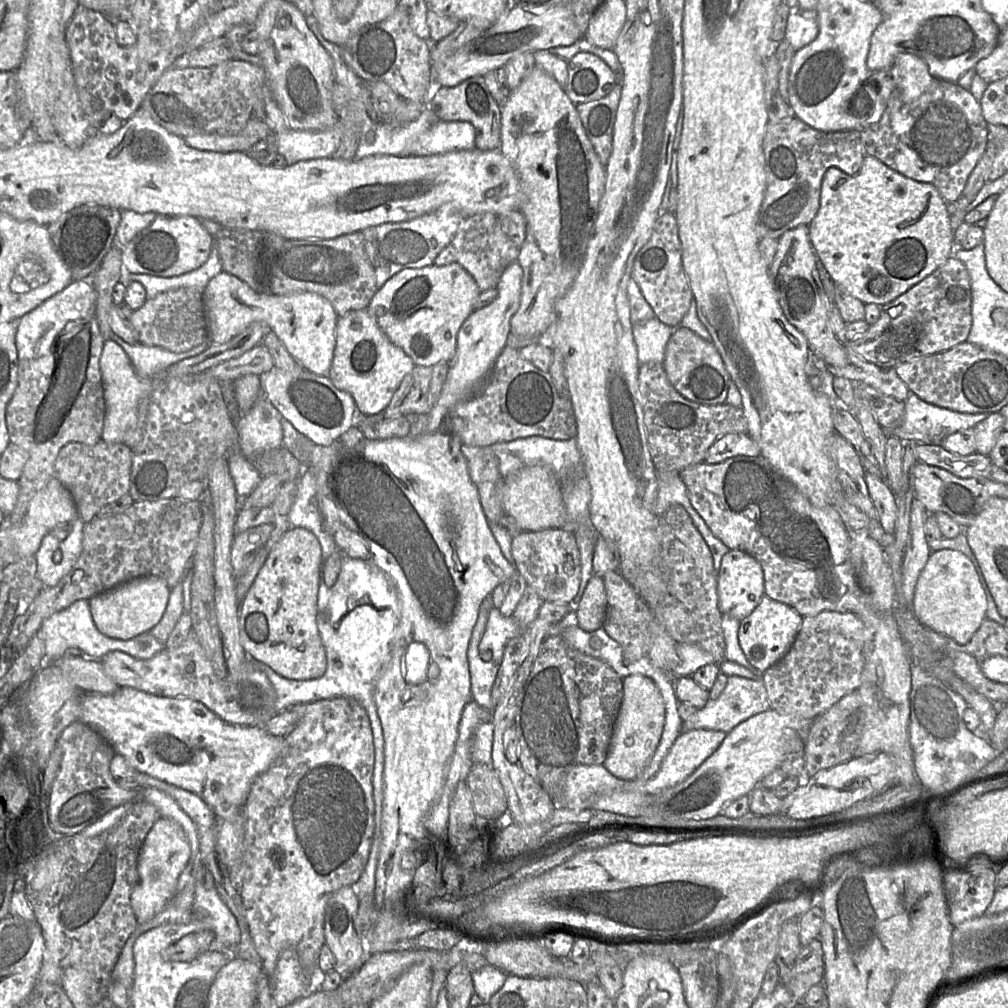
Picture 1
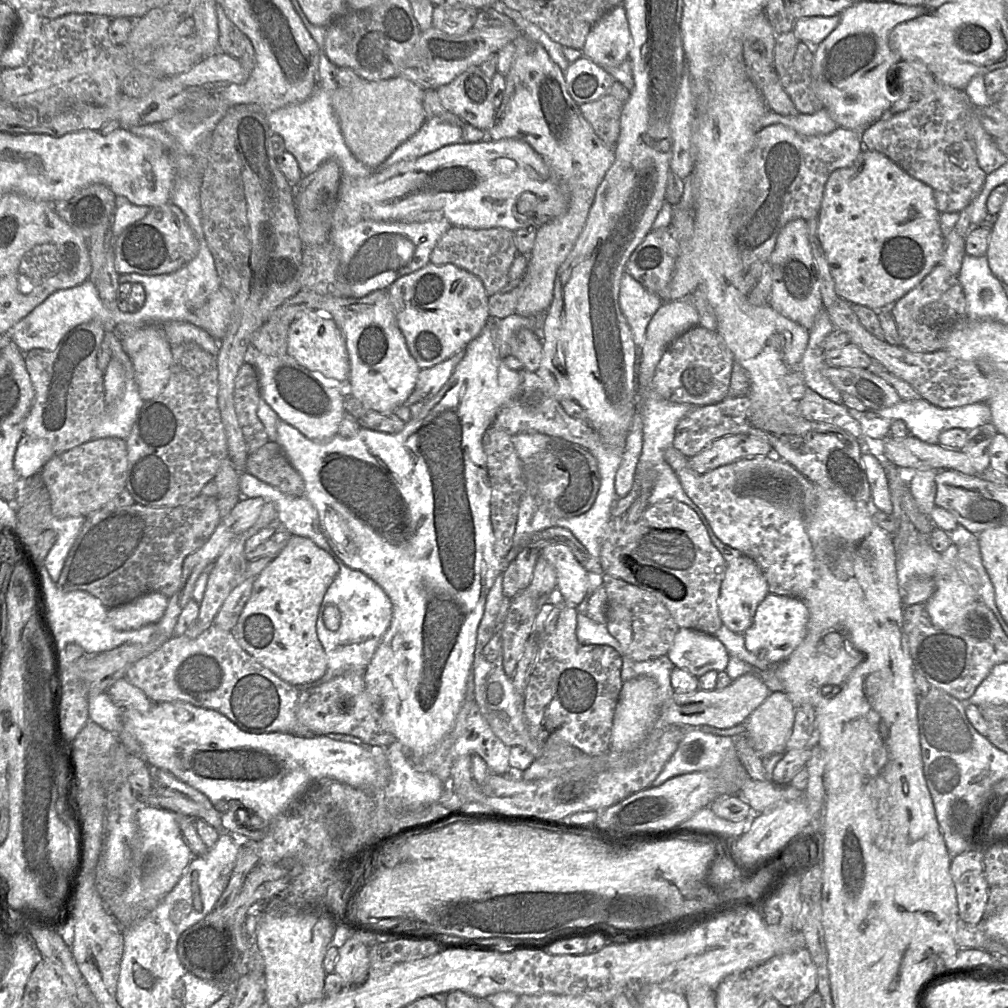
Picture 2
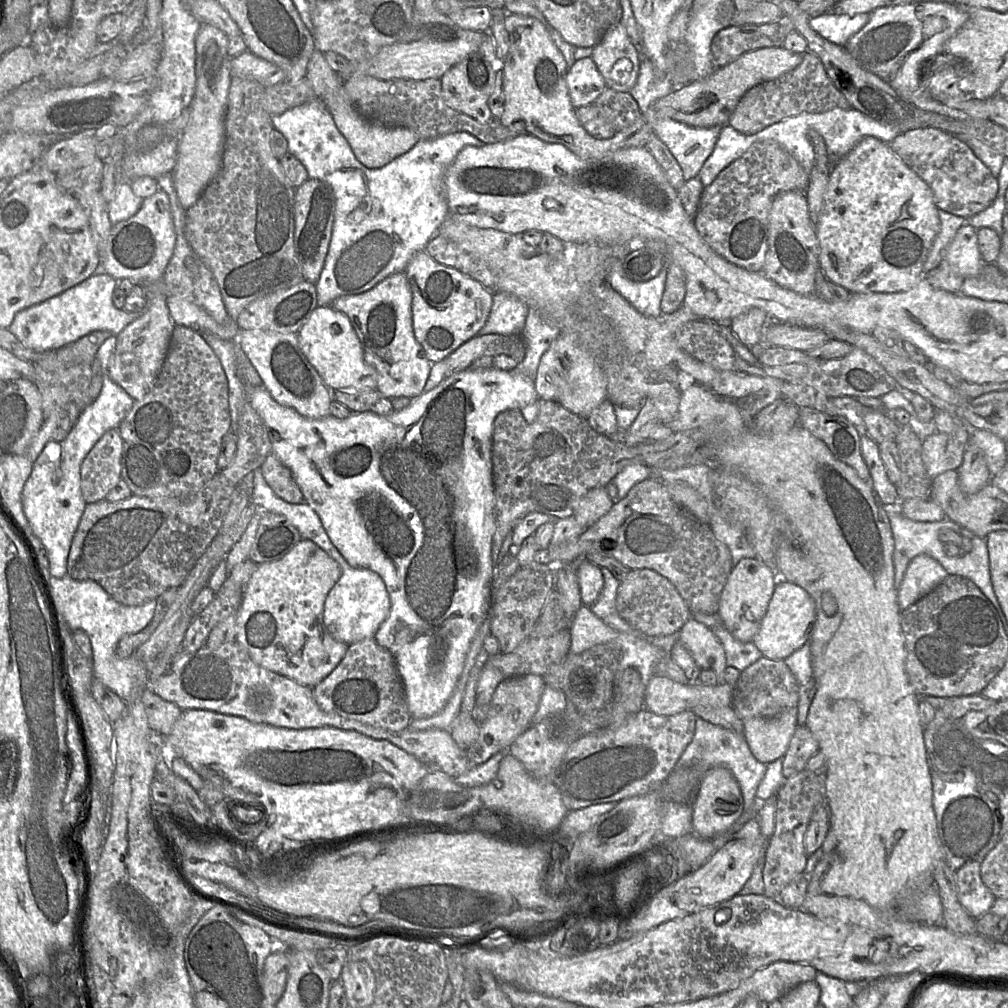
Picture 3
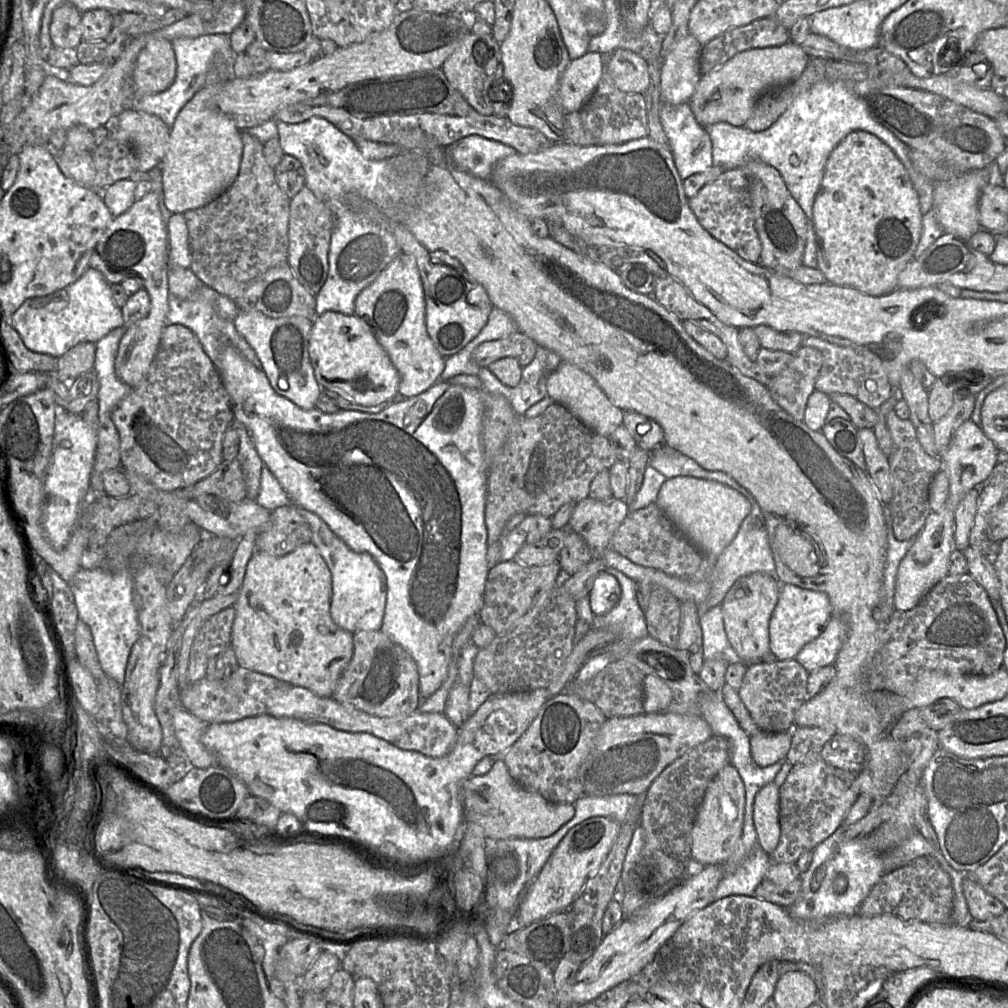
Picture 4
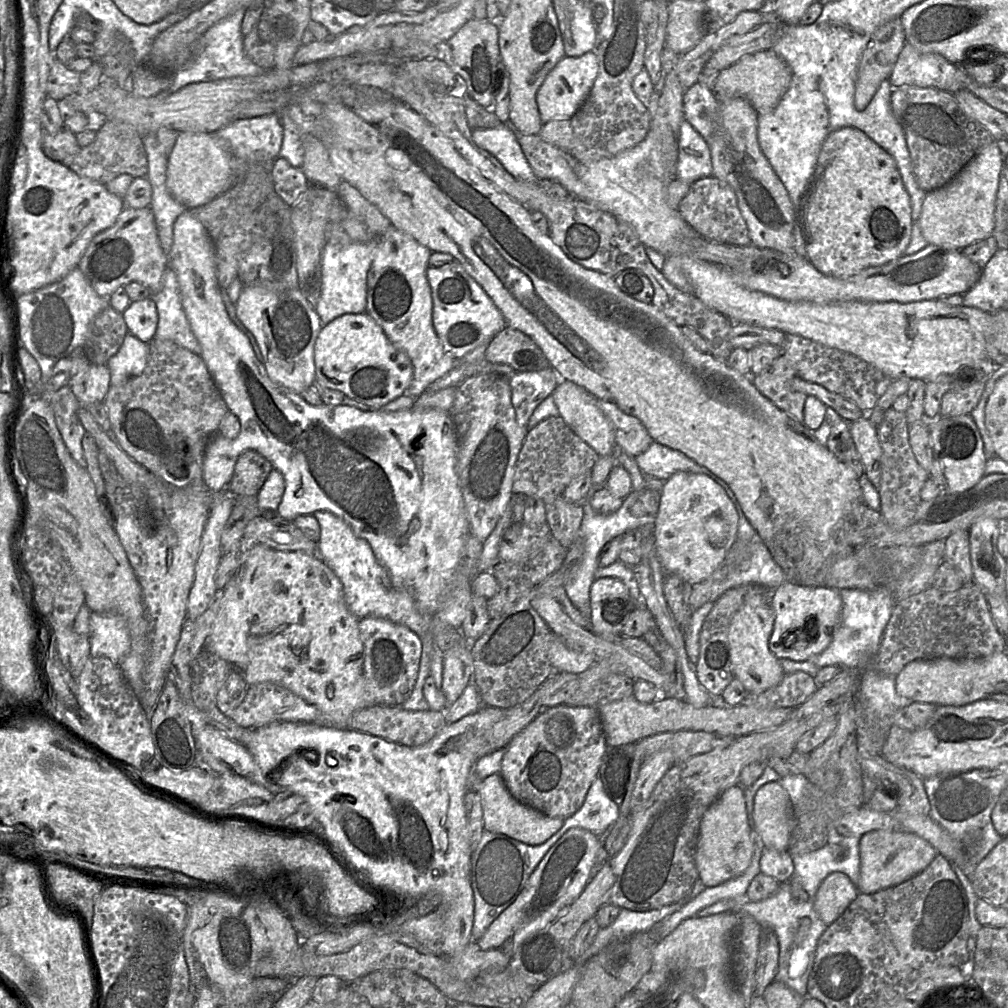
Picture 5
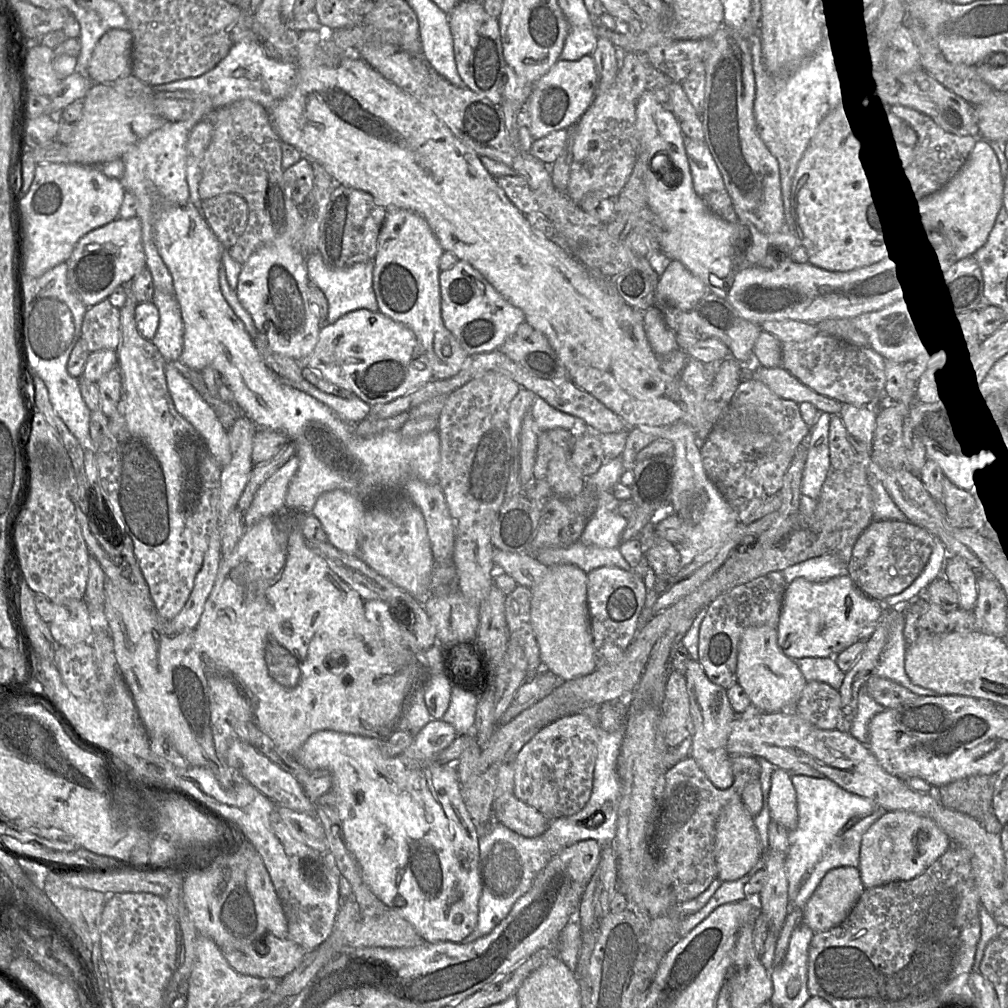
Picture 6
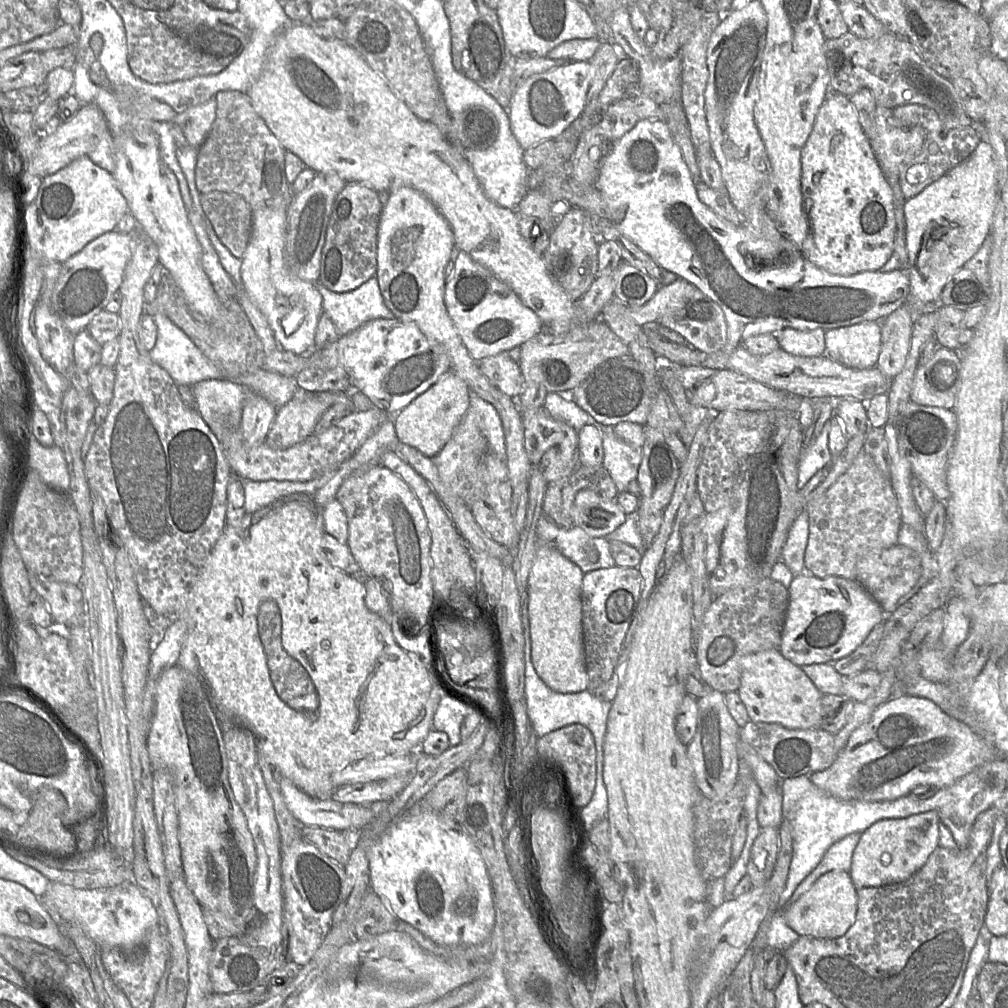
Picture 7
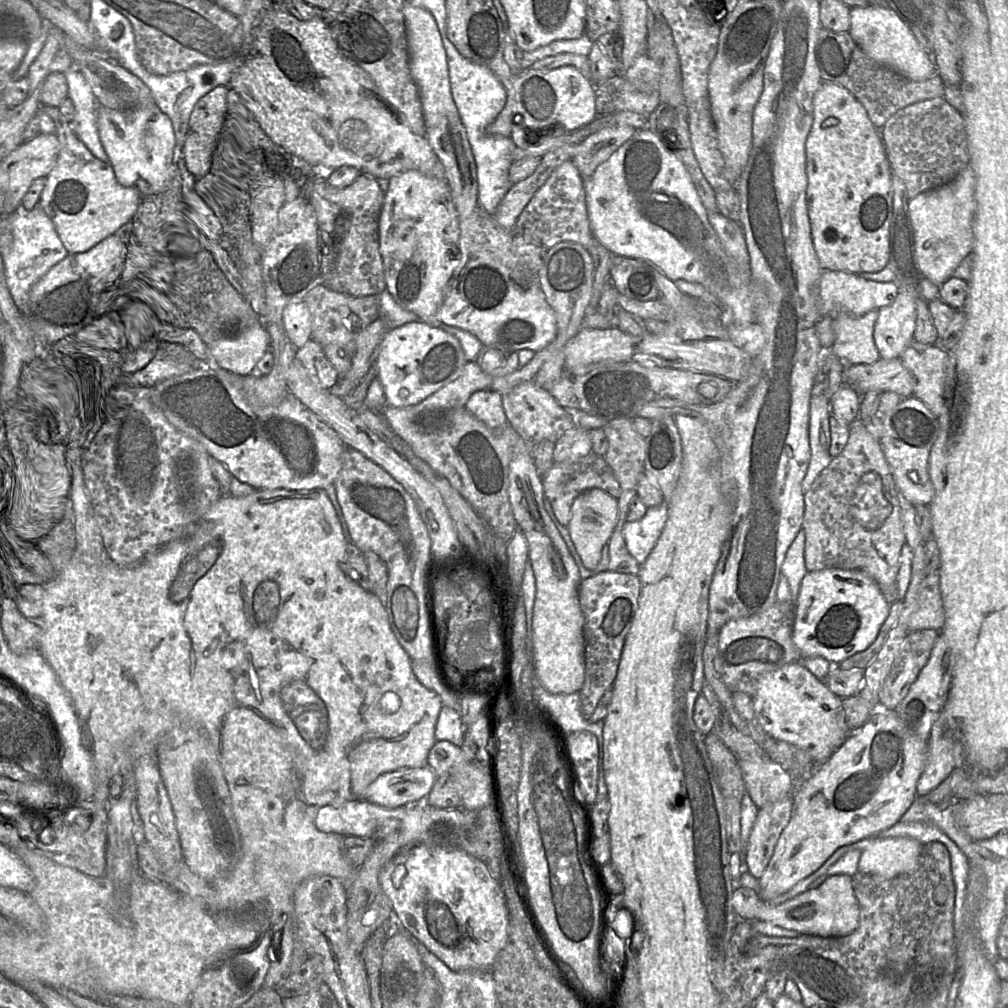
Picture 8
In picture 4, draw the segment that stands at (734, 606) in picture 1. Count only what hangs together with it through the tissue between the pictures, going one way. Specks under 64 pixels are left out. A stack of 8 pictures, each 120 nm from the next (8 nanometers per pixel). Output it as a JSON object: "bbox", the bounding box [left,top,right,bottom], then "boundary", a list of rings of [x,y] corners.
{"bbox":[720,572,780,665],"boundary":[[[759,572],[752,573],[738,579],[720,605],[728,641],[746,665],[762,662],[770,656],[769,622],[779,590],[780,582],[777,577]]]}

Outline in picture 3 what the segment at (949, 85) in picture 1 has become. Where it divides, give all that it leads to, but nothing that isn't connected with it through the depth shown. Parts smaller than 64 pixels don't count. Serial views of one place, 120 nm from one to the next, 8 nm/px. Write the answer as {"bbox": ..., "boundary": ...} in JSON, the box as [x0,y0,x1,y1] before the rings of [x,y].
{"bbox":[889,127,998,218],"boundary":[[[920,127],[897,135],[889,146],[931,188],[939,209],[968,218],[991,205],[998,192],[998,179],[956,136],[934,127]]]}

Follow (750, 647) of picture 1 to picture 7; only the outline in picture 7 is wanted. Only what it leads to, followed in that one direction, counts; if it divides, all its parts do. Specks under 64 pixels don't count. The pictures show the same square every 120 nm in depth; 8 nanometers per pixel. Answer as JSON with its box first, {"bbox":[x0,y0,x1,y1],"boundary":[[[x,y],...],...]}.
{"bbox":[780,572,885,666],"boundary":[[[804,572],[789,587],[789,601],[780,653],[797,666],[831,663],[851,654],[872,629],[885,619],[885,612],[855,580],[820,578]]]}

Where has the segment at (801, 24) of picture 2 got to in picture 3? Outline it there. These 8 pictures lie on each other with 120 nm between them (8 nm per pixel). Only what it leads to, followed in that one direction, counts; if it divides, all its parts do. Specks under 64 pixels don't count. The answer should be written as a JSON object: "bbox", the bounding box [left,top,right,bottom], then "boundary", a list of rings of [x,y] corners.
{"bbox":[809,12,870,46],"boundary":[[[825,12],[809,19],[810,27],[829,42],[844,46],[869,21],[870,13],[837,15]]]}

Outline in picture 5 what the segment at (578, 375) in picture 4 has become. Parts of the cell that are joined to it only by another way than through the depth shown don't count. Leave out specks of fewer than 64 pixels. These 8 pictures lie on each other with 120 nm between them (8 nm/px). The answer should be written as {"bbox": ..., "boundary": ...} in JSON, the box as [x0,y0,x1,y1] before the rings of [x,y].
{"bbox":[551,380,617,456],"boundary":[[[563,380],[559,383],[551,396],[564,422],[599,456],[608,456],[617,453],[614,427],[598,407],[595,397],[582,387],[568,380]]]}

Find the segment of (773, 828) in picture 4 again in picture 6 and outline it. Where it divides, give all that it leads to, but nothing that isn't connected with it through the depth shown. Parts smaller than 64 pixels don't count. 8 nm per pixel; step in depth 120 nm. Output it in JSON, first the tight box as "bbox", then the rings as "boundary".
{"bbox":[767,769,796,832],"boundary":[[[775,769],[772,772],[767,806],[772,821],[782,825],[788,832],[796,828],[796,793],[786,771]]]}

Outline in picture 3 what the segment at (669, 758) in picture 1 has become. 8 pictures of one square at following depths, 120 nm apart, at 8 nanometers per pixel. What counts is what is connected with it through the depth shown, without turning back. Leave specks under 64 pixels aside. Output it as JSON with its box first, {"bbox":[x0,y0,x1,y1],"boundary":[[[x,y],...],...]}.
{"bbox":[676,718,767,833],"boundary":[[[697,718],[694,736],[679,758],[676,767],[701,767],[705,769],[706,773],[715,766],[724,766],[732,772],[743,795],[745,810],[732,830],[731,833],[733,833],[754,818],[749,816],[748,810],[756,801],[757,790],[766,773],[767,764],[760,762],[753,755],[744,734],[735,733],[722,726],[714,725],[703,718]]]}

